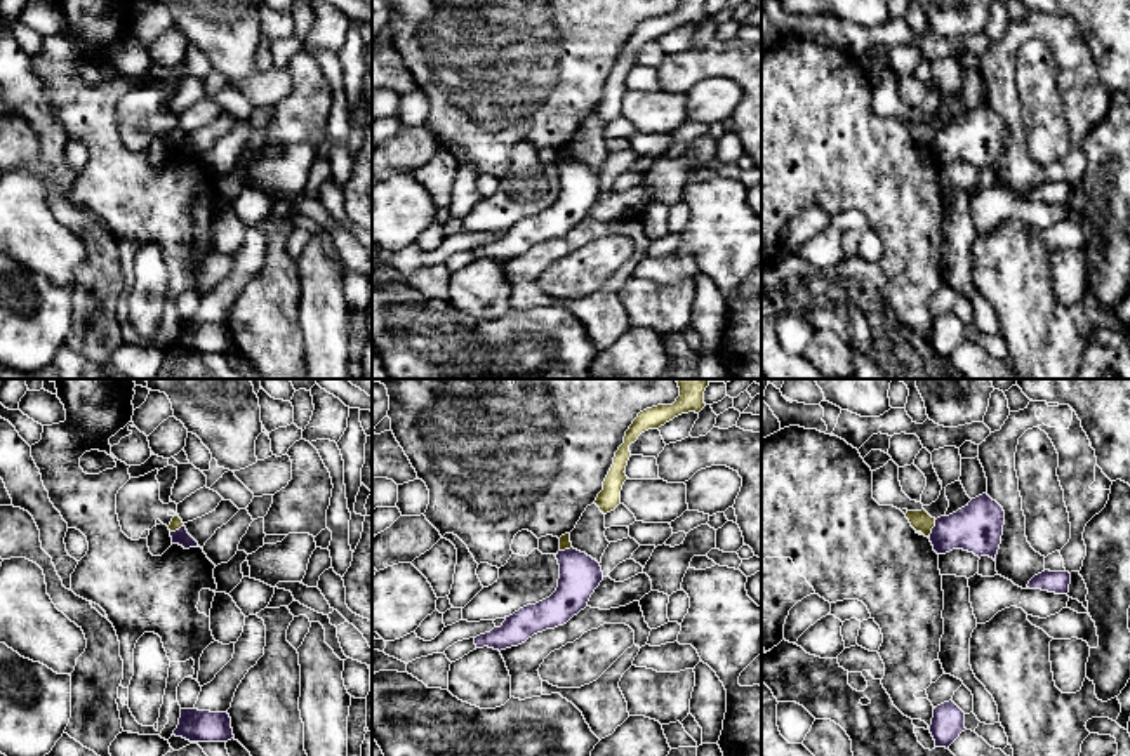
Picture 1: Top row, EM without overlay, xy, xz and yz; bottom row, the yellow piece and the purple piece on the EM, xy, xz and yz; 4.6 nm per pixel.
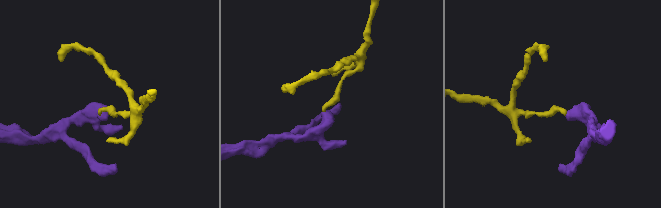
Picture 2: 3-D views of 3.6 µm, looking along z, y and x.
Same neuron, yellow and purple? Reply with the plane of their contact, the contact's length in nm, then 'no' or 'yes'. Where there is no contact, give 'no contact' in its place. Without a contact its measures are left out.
contact in yz; length 90 nm; no

